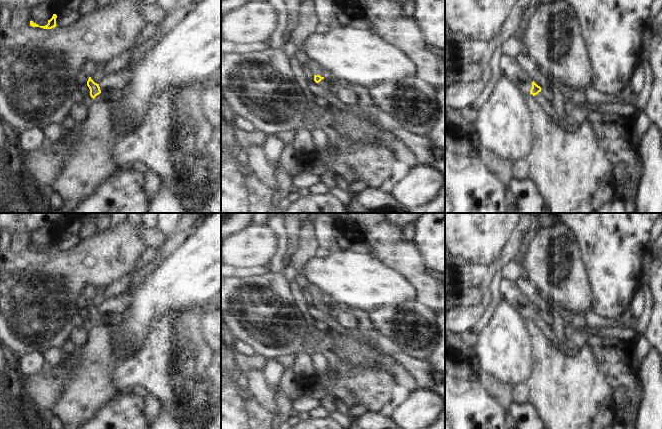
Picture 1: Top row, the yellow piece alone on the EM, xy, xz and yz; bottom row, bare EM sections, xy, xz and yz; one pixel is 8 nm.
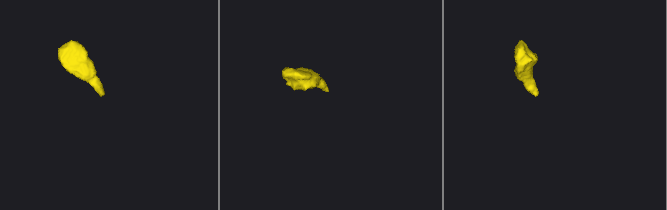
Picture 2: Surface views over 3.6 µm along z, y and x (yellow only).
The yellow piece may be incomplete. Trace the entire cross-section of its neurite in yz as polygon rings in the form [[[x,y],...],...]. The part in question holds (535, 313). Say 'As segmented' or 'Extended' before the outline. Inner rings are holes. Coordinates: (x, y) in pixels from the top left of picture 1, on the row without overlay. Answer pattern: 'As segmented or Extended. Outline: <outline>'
Extended. Outline: [[[534,305],[532,306],[532,312],[530,314],[530,318],[532,318],[535,321],[535,324],[544,332],[545,336],[551,341],[551,343],[555,347],[559,347],[560,345],[566,345],[566,344],[560,344],[552,330],[552,327],[547,325],[543,318],[541,317],[541,311],[538,310]]]

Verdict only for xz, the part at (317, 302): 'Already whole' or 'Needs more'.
Needs more

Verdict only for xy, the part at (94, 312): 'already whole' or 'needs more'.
needs more

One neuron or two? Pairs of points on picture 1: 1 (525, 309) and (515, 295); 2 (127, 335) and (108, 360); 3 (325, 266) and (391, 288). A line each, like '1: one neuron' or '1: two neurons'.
1: one neuron
2: two neurons
3: one neuron

